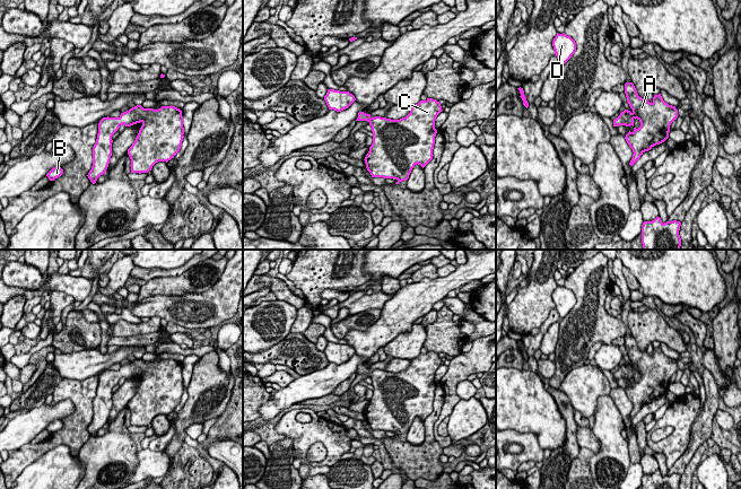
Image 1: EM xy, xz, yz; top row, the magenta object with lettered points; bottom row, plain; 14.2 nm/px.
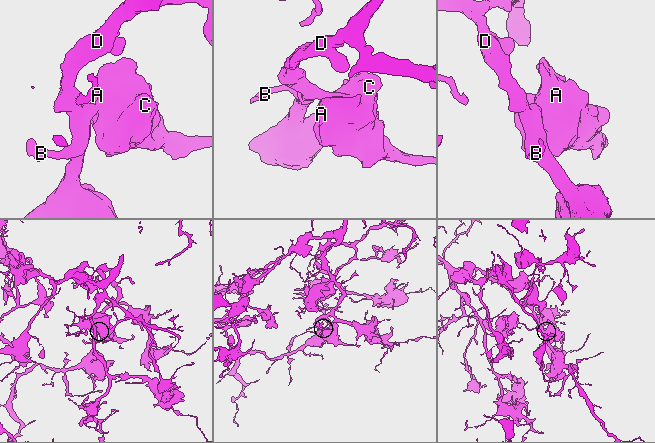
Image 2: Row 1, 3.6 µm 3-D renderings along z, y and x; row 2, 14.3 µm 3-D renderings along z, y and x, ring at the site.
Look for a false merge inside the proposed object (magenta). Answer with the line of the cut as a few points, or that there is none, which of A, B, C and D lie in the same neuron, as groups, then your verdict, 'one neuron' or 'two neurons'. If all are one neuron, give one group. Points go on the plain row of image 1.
no cut | A B C D | one neuron

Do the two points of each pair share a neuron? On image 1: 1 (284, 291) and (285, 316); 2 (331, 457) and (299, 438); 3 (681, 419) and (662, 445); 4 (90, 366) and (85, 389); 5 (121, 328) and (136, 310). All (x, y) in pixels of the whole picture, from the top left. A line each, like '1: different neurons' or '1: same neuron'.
1: different neurons
2: same neuron
3: same neuron
4: different neurons
5: different neurons

